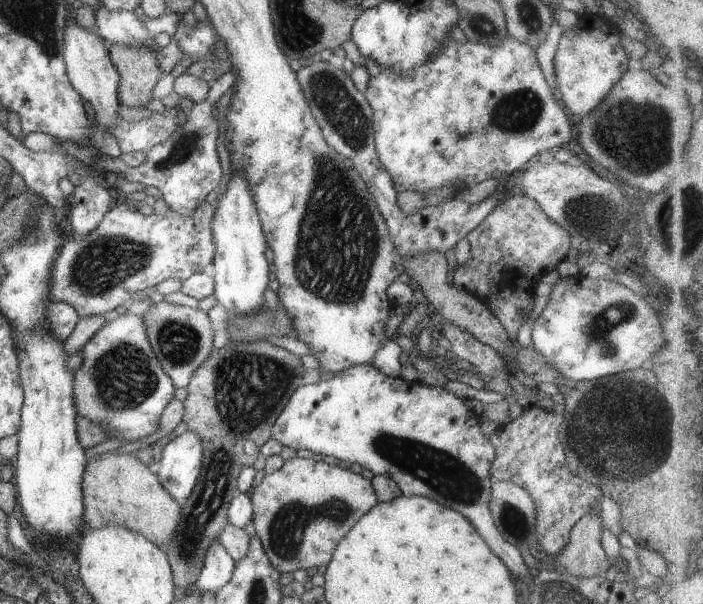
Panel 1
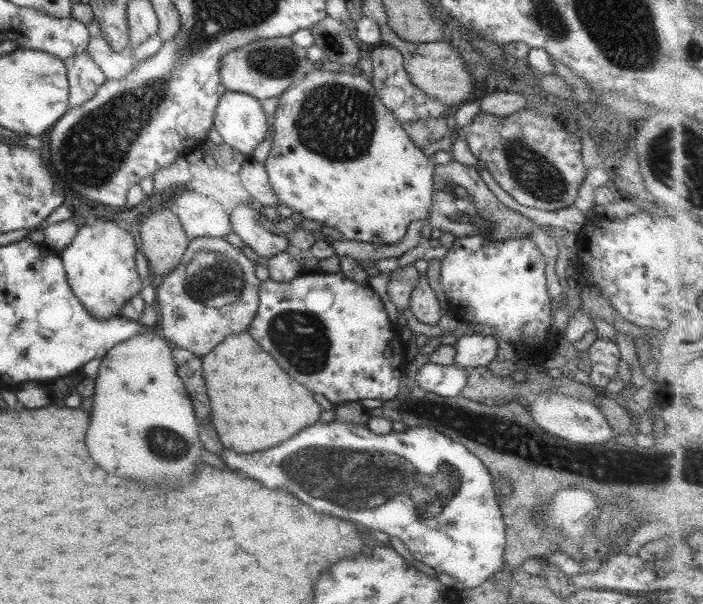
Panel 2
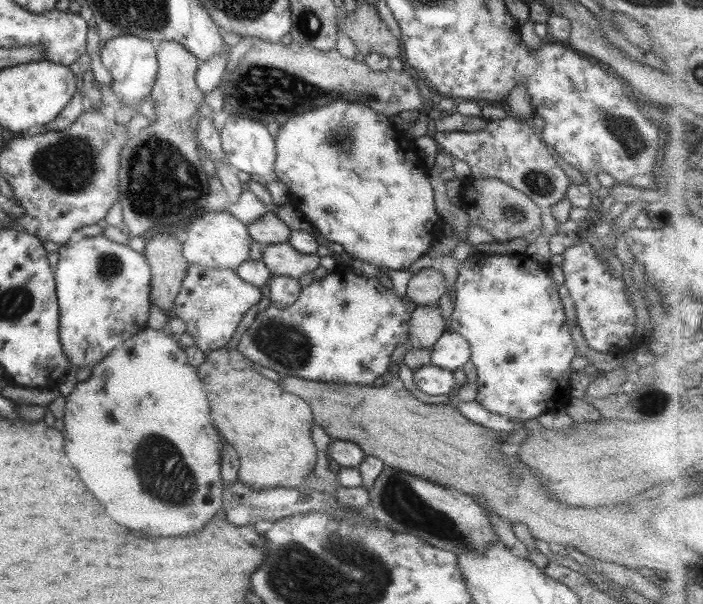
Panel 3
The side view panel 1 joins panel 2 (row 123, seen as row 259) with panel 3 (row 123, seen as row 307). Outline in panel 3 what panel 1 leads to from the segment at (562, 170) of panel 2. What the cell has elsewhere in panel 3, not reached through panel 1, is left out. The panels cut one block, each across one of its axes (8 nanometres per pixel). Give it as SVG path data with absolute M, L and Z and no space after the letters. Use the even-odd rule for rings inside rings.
M517 83L507 94L503 106L508 115L503 119L488 120L487 125L475 132L437 132L433 134L440 152L452 159L463 161L470 168L473 179L496 178L522 192L539 208L550 207L561 200L571 180L555 163L549 148L541 140L529 119L534 115L529 104L527 91Z

